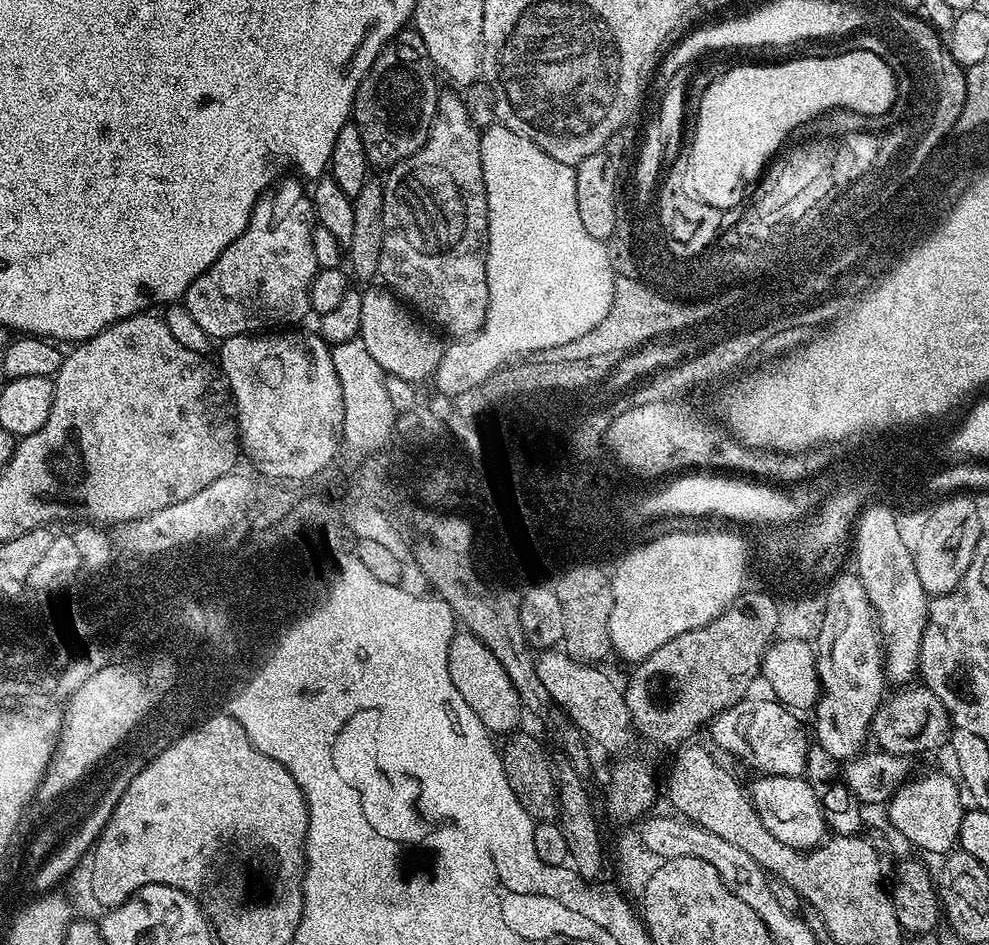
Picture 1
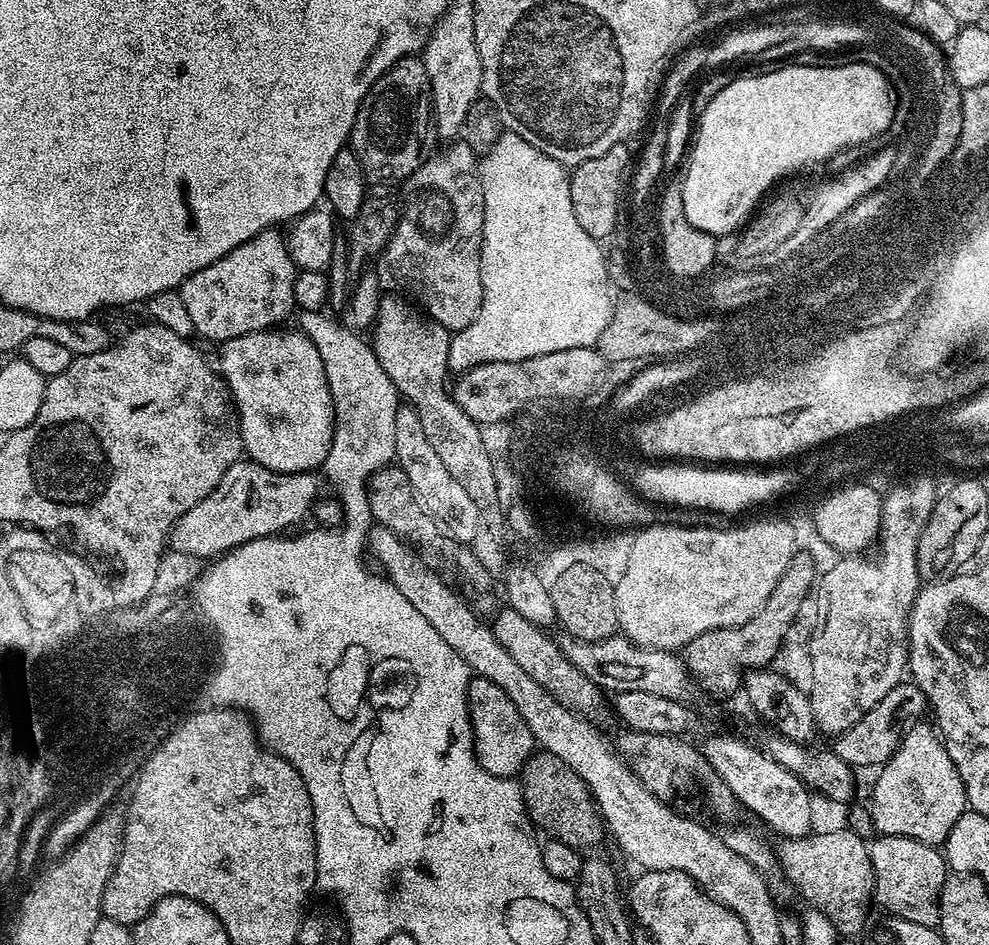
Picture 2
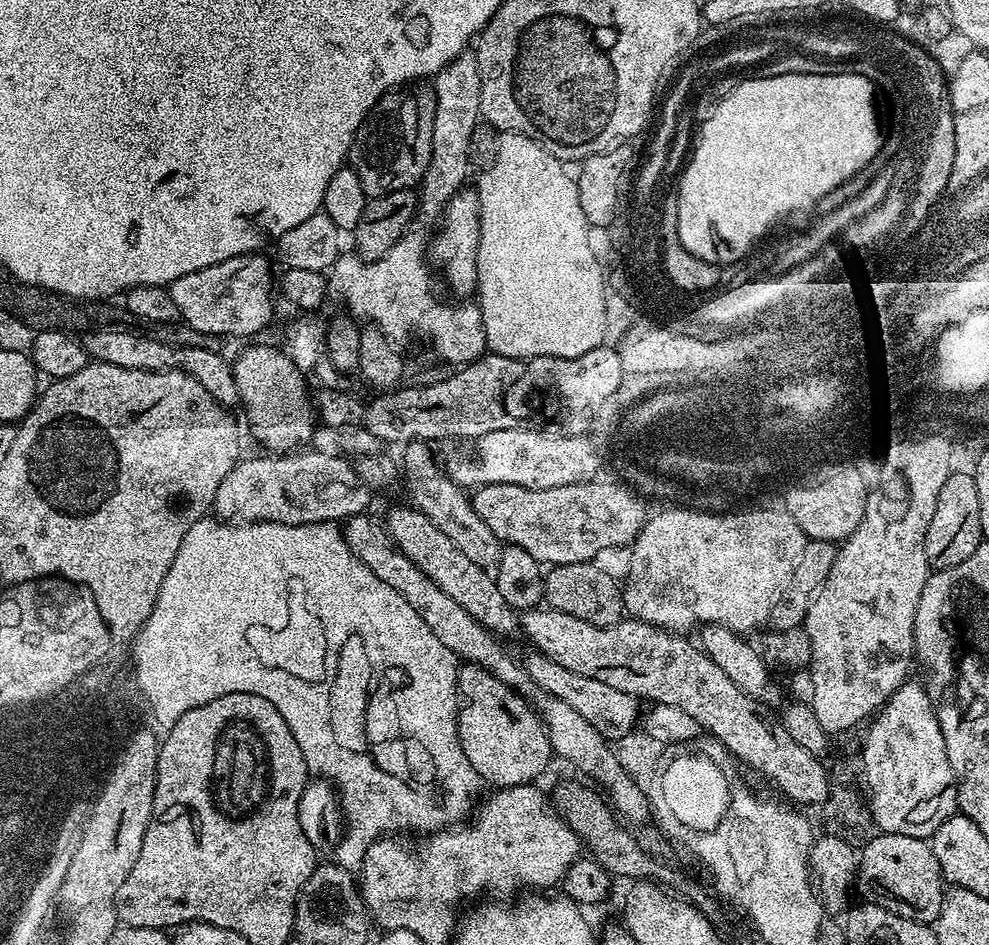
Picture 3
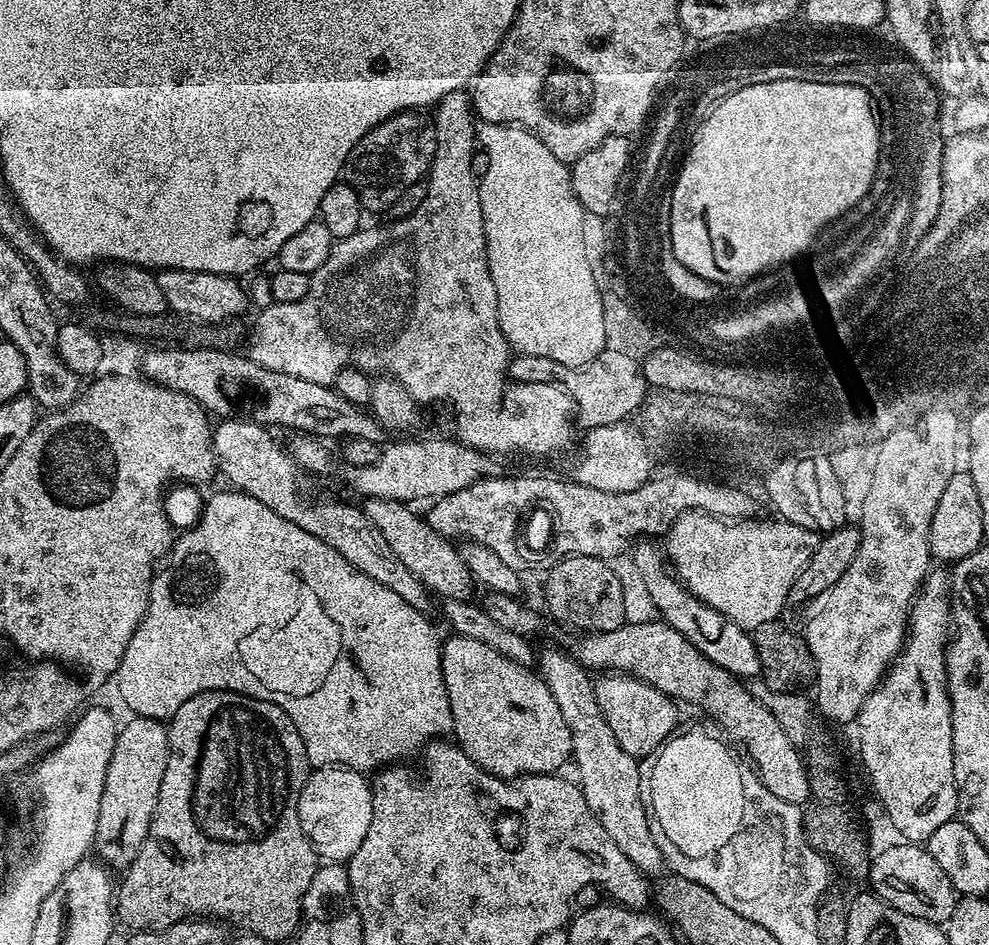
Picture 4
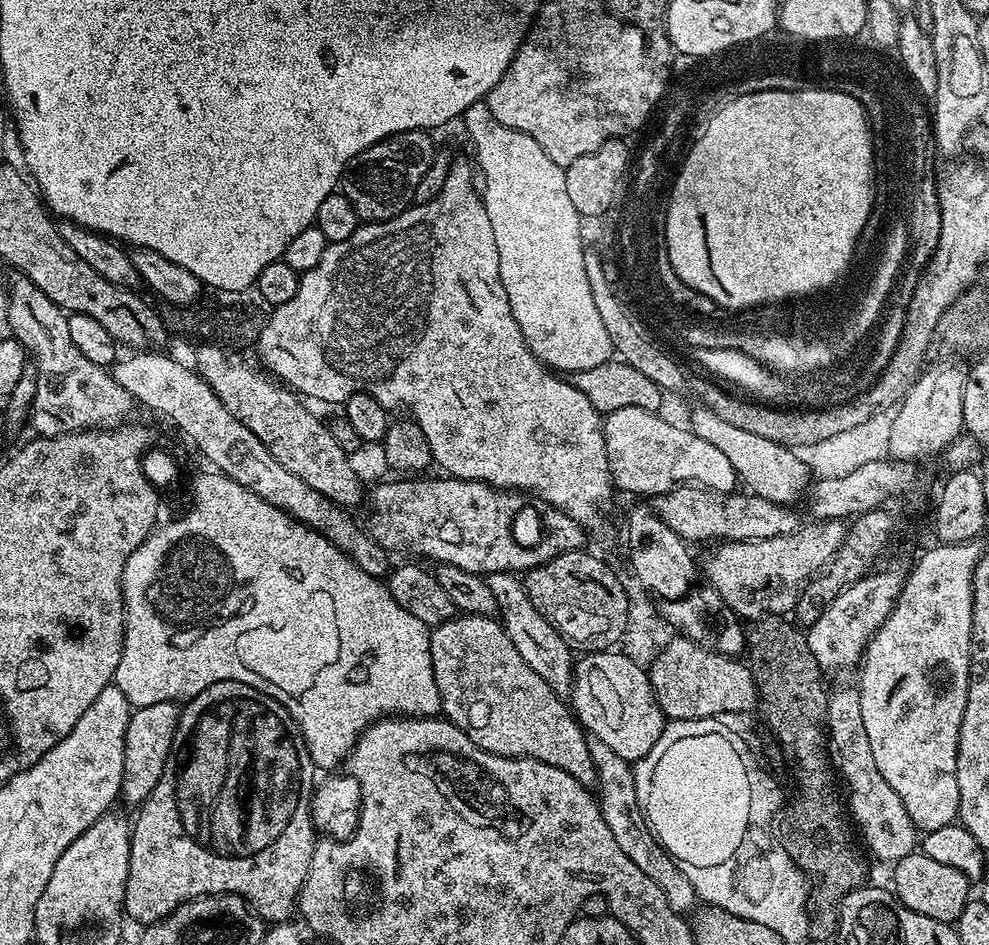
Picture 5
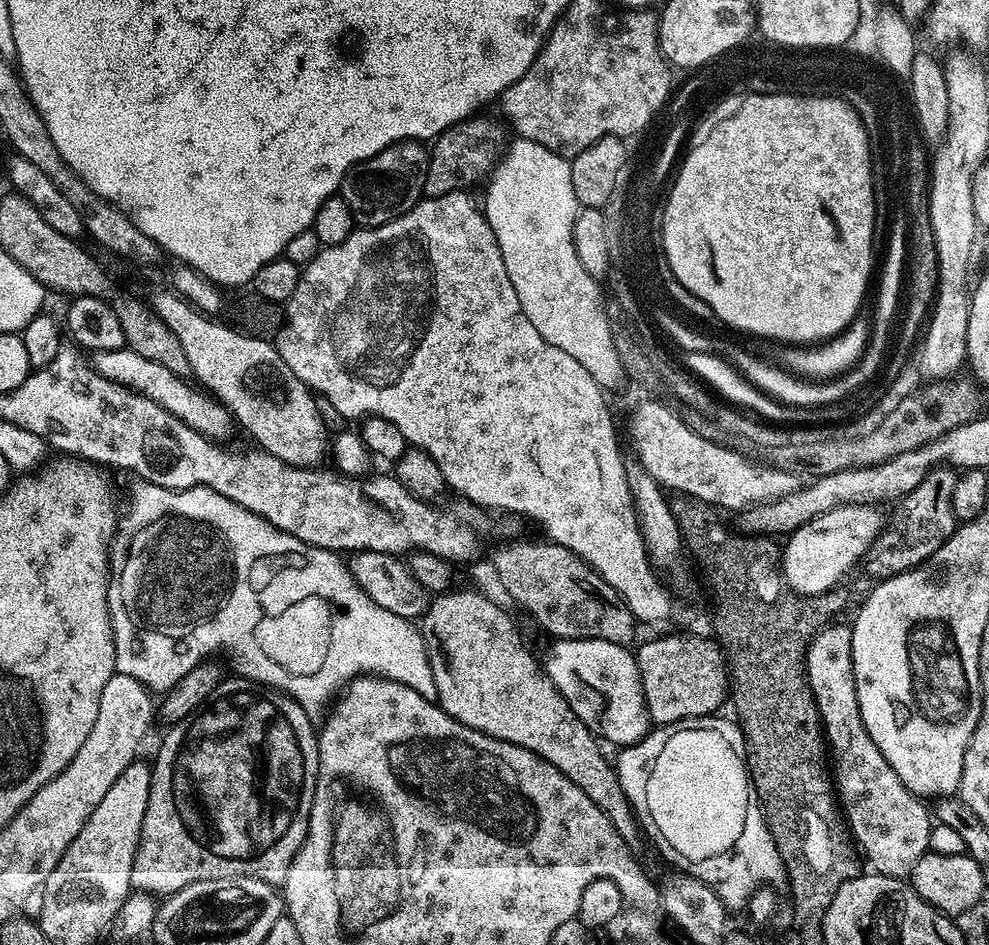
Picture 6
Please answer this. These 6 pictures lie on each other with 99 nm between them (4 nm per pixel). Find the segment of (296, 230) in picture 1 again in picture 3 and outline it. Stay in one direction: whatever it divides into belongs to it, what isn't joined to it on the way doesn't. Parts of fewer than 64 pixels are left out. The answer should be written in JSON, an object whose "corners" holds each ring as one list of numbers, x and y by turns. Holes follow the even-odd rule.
{"corners":[[264,254,226,258,226,262,194,270,194,274,182,274,170,291,179,319,204,336,256,336,274,320,274,272,272,276]]}

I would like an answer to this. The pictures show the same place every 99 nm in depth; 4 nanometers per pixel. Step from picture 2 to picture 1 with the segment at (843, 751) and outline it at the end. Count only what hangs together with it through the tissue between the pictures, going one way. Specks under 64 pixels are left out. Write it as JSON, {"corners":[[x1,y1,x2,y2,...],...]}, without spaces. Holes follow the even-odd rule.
{"corners":[[923,684,906,686,895,692,898,693,891,693,875,712,870,729,873,741,877,742,875,745,896,756,915,756,945,745,950,734,950,721,941,700]]}

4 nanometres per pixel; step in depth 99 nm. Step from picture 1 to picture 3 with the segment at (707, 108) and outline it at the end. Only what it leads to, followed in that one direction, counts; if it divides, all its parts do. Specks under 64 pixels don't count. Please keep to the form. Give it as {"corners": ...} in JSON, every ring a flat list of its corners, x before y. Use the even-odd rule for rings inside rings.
{"corners":[[784,73,781,76,757,75,757,80,741,79,736,87,729,92,728,96,719,101,708,112,704,125,700,128,700,137,695,137,696,149,687,157,680,176,680,186,677,191,677,232,681,244,692,255,704,260,706,263,721,266,736,266,745,259,757,247,756,243,771,230,775,224,783,222,787,216,800,212,803,208,812,208,823,196,828,196,839,184,847,185,856,168,871,165,874,153,880,148,880,132,878,125,873,123,871,93,868,84,864,80,857,79,854,73,837,74,825,77,821,73]]}

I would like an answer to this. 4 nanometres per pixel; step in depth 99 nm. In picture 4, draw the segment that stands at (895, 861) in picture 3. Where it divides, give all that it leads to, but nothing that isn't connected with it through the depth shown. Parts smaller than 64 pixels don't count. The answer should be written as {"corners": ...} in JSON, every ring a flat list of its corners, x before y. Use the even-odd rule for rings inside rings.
{"corners":[[899,842,884,848,871,857,867,883,872,883,871,891,879,900,885,900,894,910,910,914,910,918,922,918,931,924,943,925,956,909,958,893,946,878,946,873,930,855,927,847,916,842]]}

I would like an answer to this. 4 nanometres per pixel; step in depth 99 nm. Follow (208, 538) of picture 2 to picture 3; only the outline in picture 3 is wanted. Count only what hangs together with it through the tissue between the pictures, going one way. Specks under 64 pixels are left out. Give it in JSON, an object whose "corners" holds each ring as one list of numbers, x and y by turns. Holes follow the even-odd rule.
{"corners":[[295,450,287,454,262,454,264,456,252,456,241,459,232,467,230,474,226,474,226,478,222,478,222,486,218,486,218,494,216,495,216,503,214,512,219,519,225,522,243,522,246,524,257,524,258,522,278,522,279,524,289,524,290,526,298,526,299,524,331,524,333,522,347,521,349,516,358,516,369,511,368,503,374,496,373,489,367,488,362,482,362,478,356,473,355,467,351,463,348,464,340,456,335,456,332,452,306,452,308,450]]}

